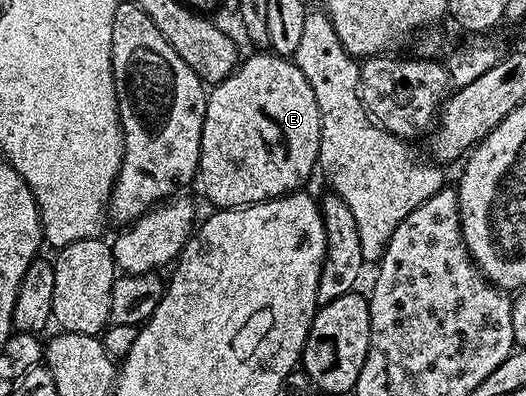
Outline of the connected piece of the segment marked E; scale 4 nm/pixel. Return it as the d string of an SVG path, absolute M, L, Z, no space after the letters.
M257 50L240 61L227 78L208 89L205 117L199 150L199 184L214 209L243 208L264 200L276 200L306 187L309 175L318 167L321 141L319 106L311 82L303 78L303 70L292 59L269 50Z

